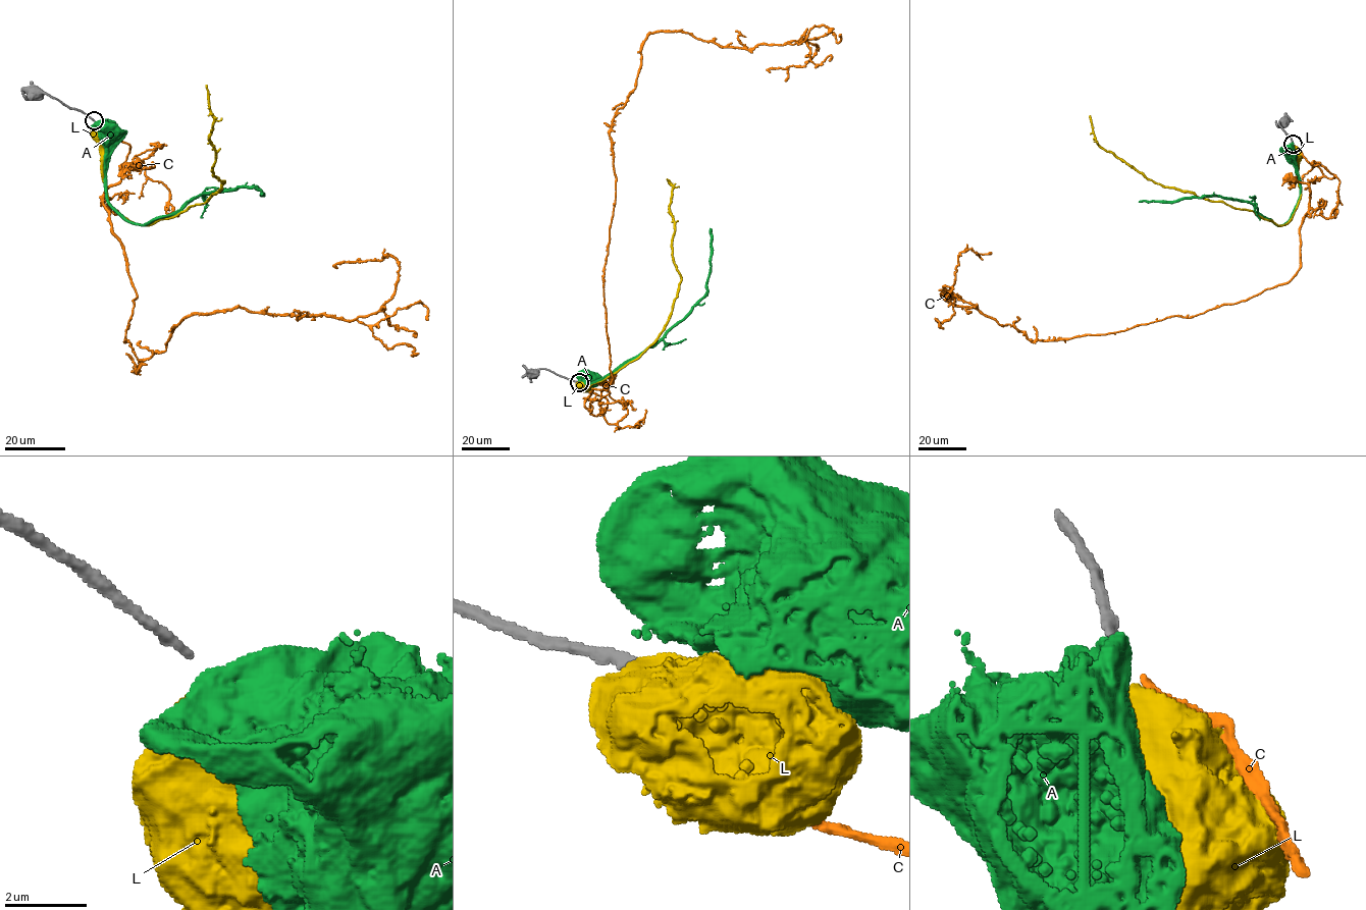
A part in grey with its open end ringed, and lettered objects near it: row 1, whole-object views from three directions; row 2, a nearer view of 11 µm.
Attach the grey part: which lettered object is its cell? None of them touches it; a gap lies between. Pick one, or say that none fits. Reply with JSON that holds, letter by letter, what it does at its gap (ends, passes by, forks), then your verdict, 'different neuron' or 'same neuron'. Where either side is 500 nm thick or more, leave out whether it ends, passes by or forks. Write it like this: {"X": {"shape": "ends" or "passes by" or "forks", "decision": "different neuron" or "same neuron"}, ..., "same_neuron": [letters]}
{"A": {"decision": "different neuron"}, "C": {"shape": "ends", "decision": "same neuron"}, "L": {"decision": "different neuron"}, "same_neuron": ["C"]}

